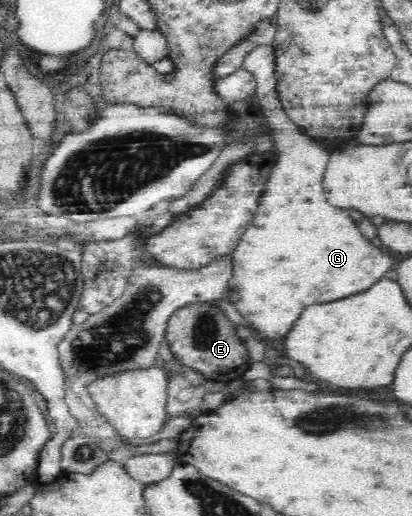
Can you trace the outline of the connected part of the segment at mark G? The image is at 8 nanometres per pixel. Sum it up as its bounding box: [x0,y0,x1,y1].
[226,44,394,339]

